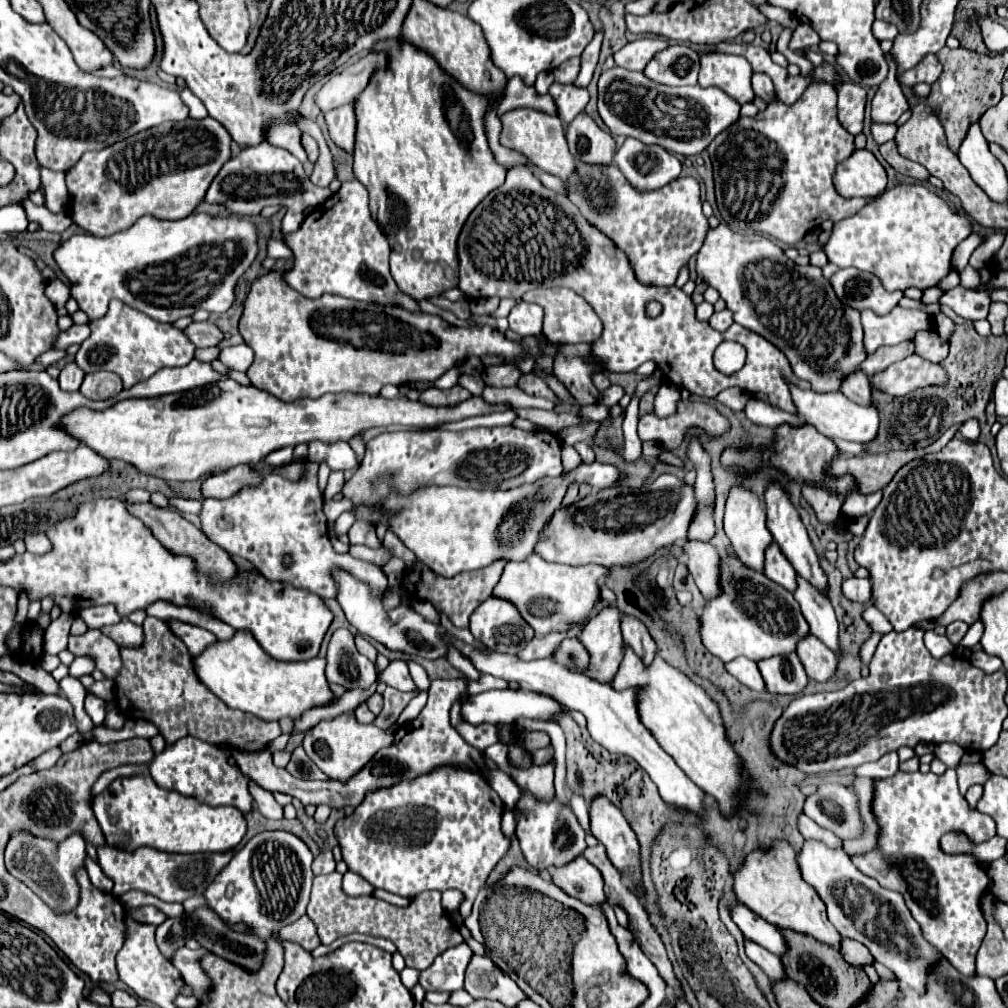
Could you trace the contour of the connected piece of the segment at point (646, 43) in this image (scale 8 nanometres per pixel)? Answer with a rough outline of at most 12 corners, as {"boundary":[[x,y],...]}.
{"boundary":[[642,37],[616,51],[614,61],[628,71],[642,71],[668,41]]}

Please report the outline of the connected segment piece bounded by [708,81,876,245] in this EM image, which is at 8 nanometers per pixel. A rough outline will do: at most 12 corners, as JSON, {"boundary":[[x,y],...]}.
{"boundary":[[812,81],[708,145],[736,231],[794,245],[856,215],[834,171],[854,151]]}

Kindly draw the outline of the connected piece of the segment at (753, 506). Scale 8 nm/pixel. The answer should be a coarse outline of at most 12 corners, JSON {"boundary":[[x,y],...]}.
{"boundary":[[734,487],[724,531],[734,555],[762,573],[774,541],[754,493]]}

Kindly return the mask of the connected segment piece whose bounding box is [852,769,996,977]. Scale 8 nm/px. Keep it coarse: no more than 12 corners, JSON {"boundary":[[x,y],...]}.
{"boundary":[[956,771],[876,781],[878,847],[852,863],[900,891],[962,975],[990,879],[948,831],[996,835]]}

